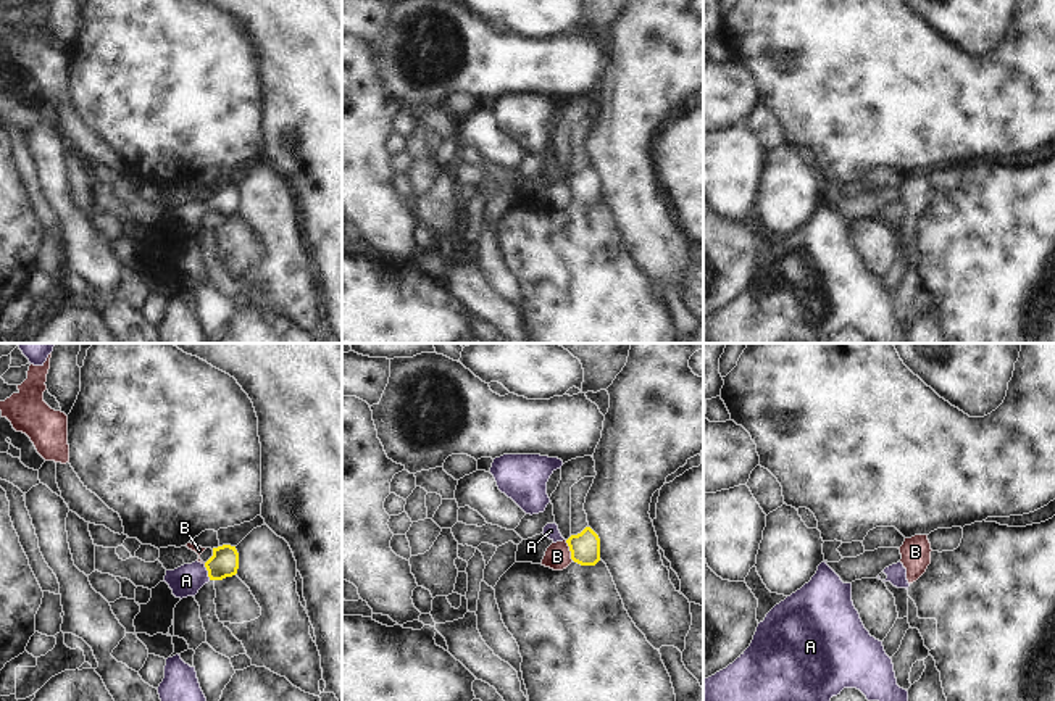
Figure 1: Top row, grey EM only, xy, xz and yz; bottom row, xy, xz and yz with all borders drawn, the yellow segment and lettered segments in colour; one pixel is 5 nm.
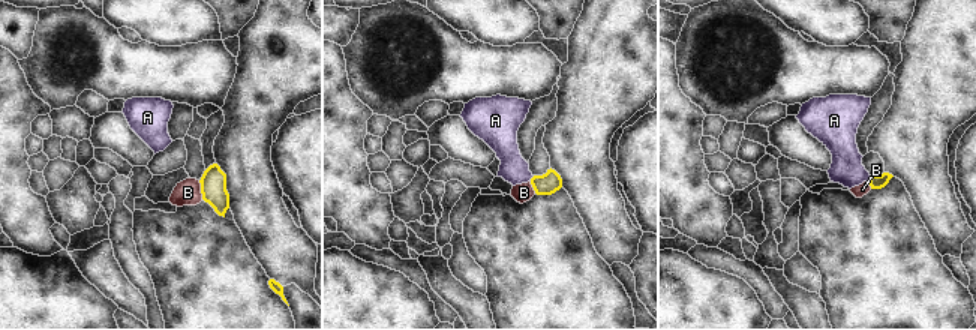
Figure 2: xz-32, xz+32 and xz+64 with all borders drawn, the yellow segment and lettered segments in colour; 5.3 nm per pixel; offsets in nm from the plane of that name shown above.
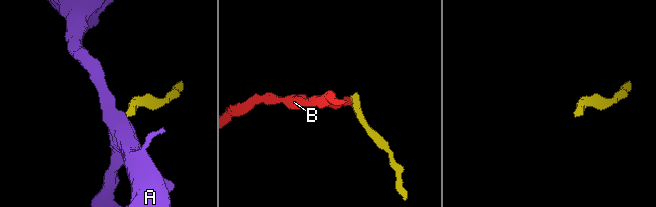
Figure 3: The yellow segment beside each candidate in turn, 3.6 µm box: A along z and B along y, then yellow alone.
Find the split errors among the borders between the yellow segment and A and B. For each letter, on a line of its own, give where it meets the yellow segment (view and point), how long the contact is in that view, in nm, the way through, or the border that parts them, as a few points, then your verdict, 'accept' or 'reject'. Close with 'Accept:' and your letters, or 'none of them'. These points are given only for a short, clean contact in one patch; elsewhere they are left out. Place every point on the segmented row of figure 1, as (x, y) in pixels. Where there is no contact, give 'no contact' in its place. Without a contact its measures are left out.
A: contact xy (208, 572); length 90 nm; way xy (225, 561), (208, 572), (186, 580); accept
B: contact xz (570, 550); length 110 nm; border xz (565, 540), (573, 559); reject
Accept: A

